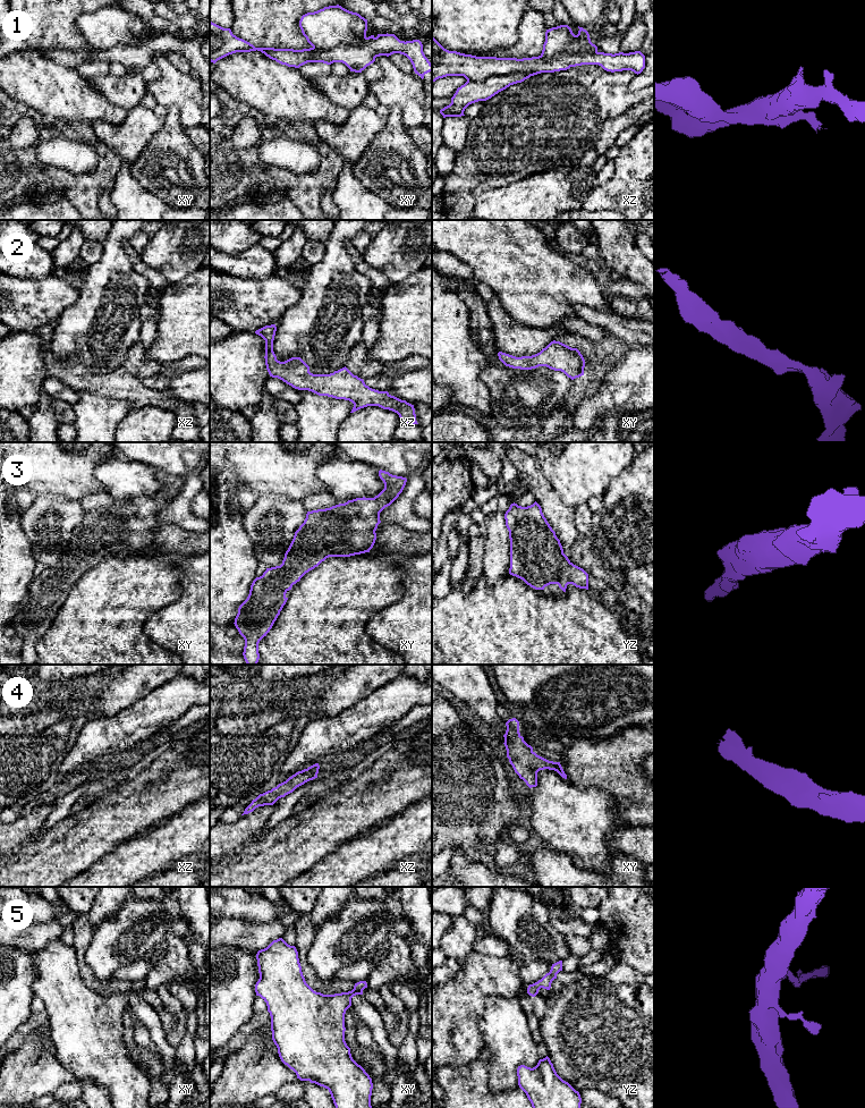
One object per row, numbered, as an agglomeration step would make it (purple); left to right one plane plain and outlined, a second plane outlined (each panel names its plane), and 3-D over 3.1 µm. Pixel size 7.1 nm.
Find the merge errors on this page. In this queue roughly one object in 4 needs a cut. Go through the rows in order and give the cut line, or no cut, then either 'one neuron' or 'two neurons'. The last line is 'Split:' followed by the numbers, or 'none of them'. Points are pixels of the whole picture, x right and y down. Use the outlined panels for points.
1: xz (536, 73), (510, 72), (492, 75), (480, 82), (467, 81) | two neurons
2: no cut | one neuron
3: no cut | one neuron
4: no cut | one neuron
5: no cut | one neuron
Split: 1

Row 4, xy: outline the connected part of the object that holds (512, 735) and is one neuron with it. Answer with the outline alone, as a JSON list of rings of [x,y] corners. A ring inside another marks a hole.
[[[516,718],[506,722],[507,730],[503,735],[507,758],[515,772],[532,788],[537,786],[537,772],[549,769],[557,771],[562,778],[567,779],[560,762],[549,761],[537,755],[519,733],[519,721]]]

